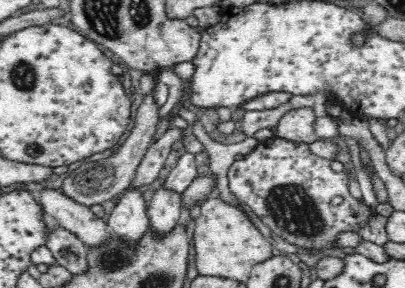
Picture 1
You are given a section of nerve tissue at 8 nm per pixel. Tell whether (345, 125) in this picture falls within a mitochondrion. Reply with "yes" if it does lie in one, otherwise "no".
no

